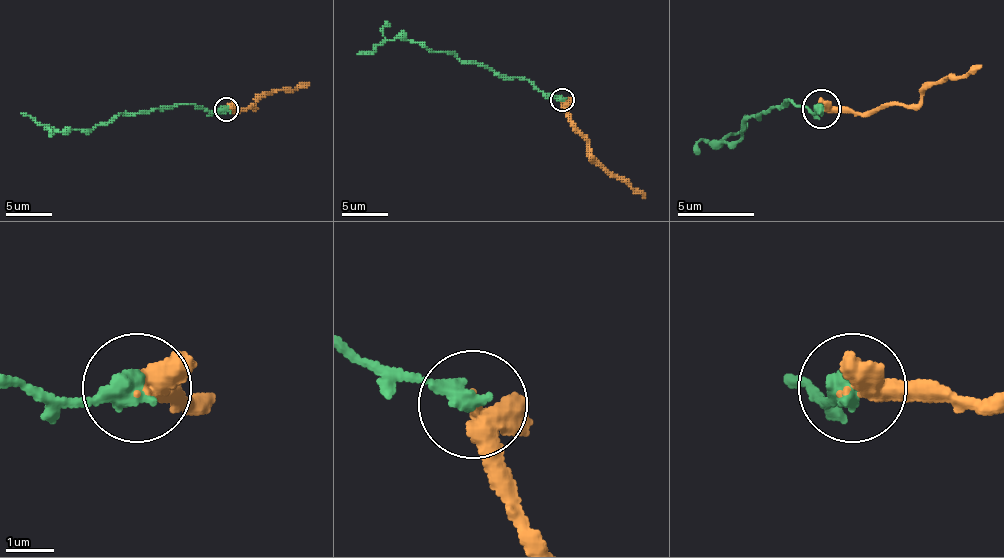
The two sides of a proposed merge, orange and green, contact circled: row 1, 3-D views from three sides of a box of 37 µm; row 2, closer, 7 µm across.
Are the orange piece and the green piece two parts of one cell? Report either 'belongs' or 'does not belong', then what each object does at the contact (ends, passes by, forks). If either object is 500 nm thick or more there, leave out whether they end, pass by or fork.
does not belong; orange passes by; green ends there

